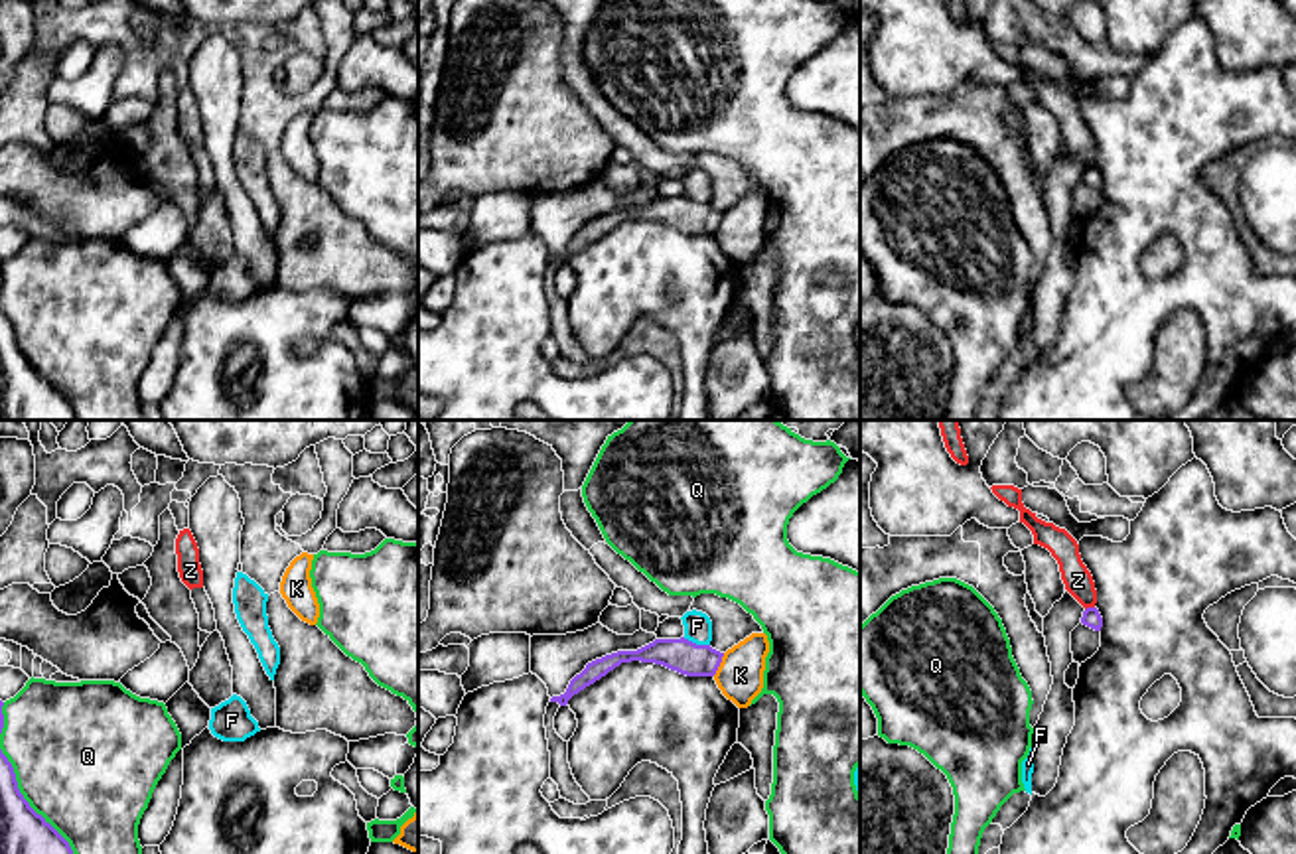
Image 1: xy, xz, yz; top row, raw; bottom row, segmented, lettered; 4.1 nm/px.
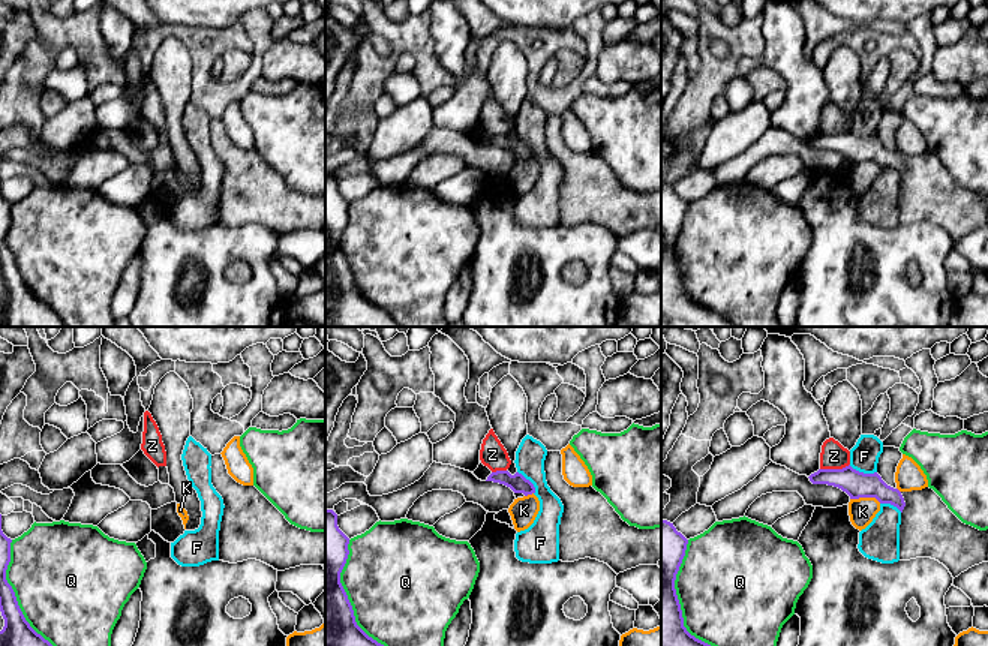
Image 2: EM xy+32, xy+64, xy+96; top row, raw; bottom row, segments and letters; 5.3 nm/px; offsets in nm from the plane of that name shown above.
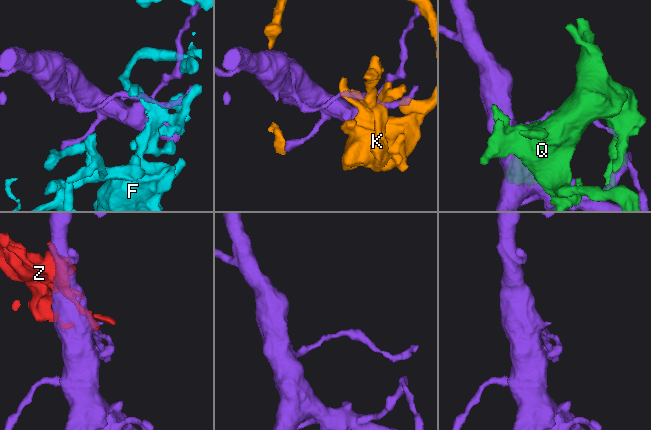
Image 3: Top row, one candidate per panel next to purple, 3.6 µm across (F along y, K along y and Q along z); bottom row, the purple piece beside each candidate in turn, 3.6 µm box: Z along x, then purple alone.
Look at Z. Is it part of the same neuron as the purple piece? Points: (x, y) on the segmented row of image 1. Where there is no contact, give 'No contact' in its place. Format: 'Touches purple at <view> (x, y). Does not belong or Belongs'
Touches purple at yz (1089, 608). Does not belong

